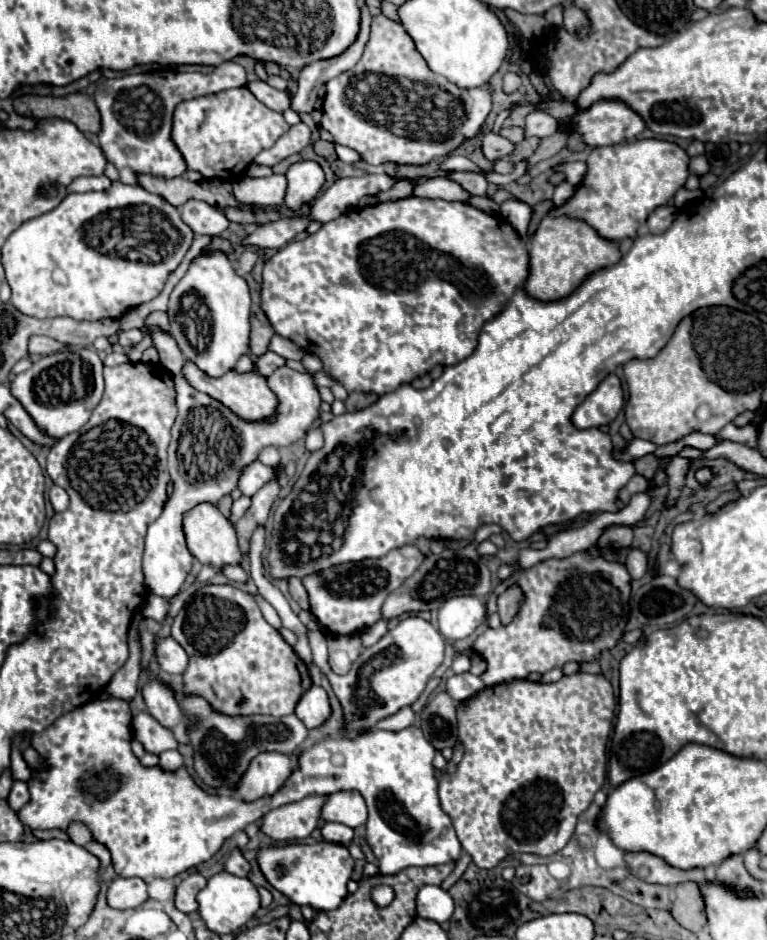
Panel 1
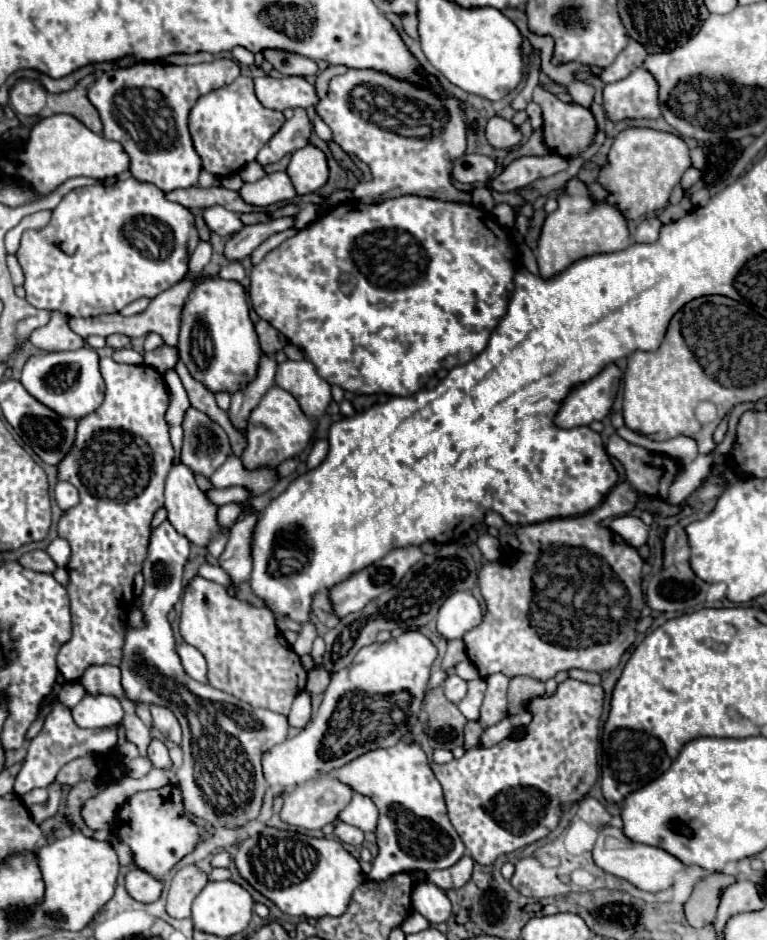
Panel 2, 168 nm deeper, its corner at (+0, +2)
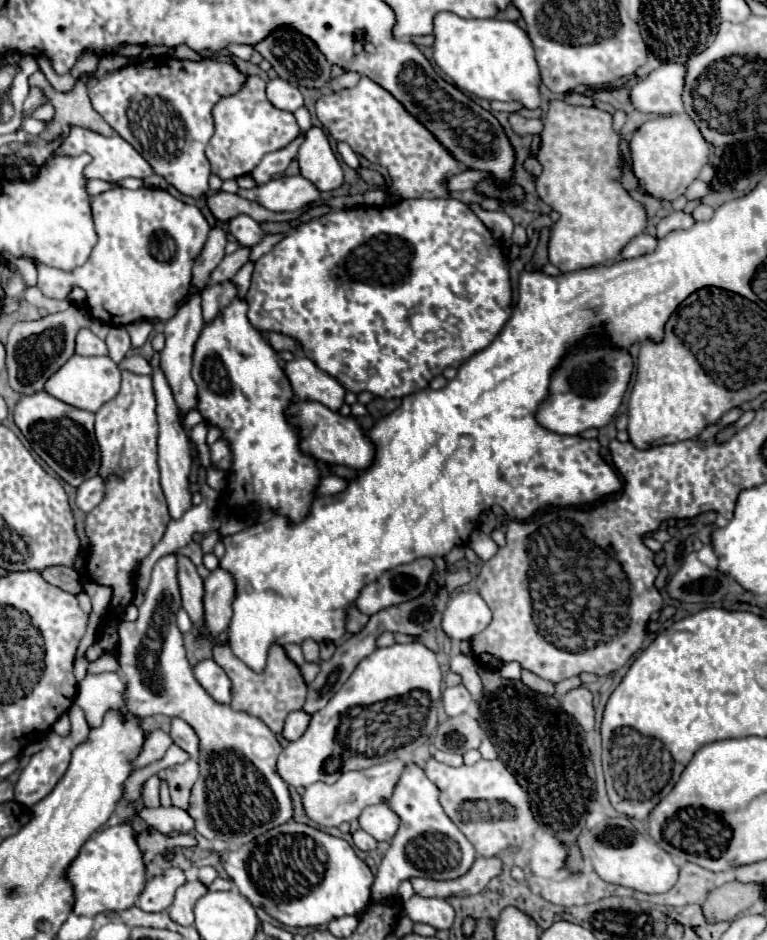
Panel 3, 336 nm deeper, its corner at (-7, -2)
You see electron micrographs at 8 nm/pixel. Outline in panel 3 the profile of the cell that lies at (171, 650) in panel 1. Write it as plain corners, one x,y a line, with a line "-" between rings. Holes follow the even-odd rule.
202,660
194,668
194,676
200,686
220,704
230,704
232,682
226,672
214,660

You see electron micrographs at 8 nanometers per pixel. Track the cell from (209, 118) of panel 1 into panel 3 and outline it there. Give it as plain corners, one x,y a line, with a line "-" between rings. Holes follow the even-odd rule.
248,76
244,88
234,96
222,98
214,106
212,114
216,132
208,142
206,158
212,164
212,172
222,180
250,174
264,154
288,146
300,134
300,126
294,120
292,112
274,108
266,98
266,82
260,76

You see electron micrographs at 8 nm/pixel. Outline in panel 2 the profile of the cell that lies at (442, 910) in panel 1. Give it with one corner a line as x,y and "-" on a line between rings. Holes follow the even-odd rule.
423,882
415,886
411,900
413,900
413,910
425,916
431,924
445,922
451,914
451,902
447,894
431,882

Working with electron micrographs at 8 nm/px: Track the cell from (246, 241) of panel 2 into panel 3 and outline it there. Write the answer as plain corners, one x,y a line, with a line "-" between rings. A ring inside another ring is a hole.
238,248
234,254
230,256
224,256
222,262
212,270
210,278
208,278
208,286
212,284
220,284
220,282
226,282
226,280
232,280
232,276
248,262
248,248

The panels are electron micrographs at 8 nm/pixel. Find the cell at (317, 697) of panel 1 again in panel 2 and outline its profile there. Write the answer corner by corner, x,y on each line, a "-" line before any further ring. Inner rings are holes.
307,690
299,692
299,696
295,698
295,702
291,706
291,714
287,716
289,724
295,728
305,728
307,722
311,720
311,704
313,704
311,694

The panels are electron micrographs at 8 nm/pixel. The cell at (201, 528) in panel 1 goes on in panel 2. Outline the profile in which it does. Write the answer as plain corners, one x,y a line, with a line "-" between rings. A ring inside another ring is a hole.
177,464
171,468
169,476
167,476
167,482
165,482
165,508
169,512
167,520
173,524
173,528
181,534
181,536
187,536
187,540
191,540
193,546
203,546
207,548
209,542
223,534
225,528
219,524
217,520
217,510
219,506
213,504
205,492
199,490
199,486
195,484
195,478
191,474
191,470
183,464

